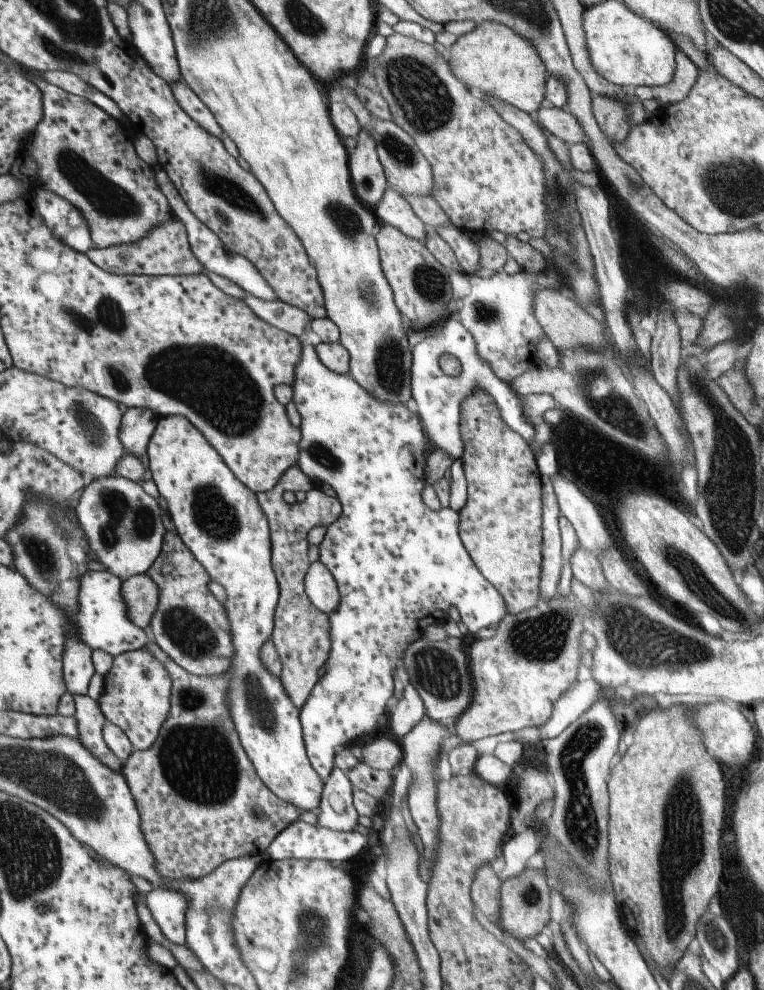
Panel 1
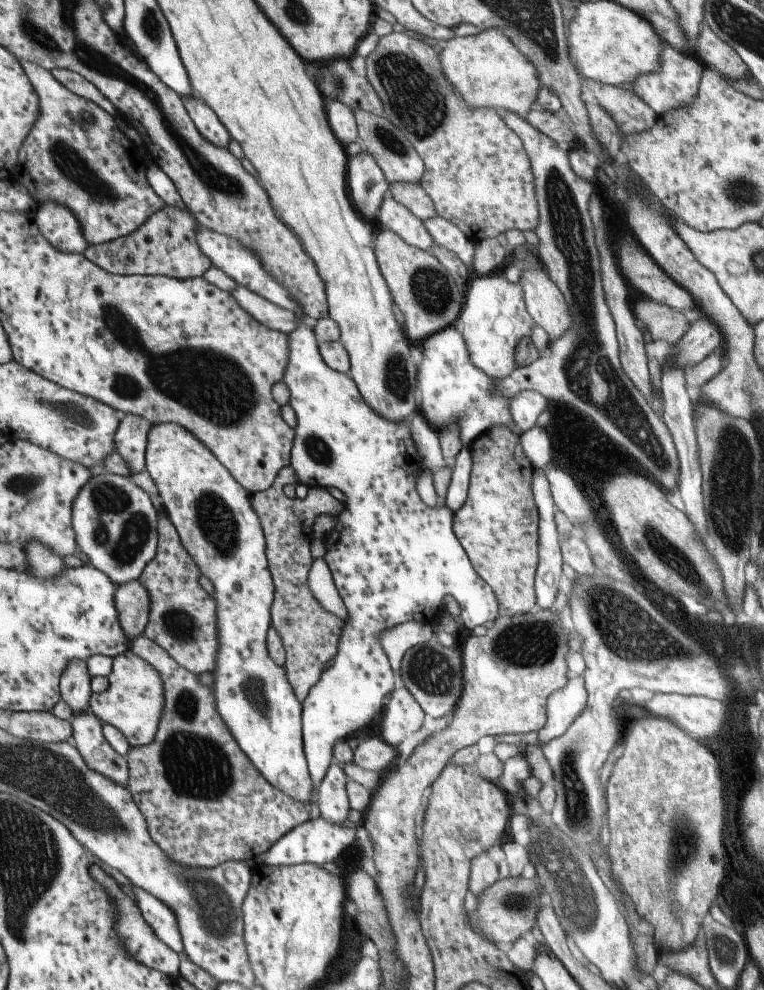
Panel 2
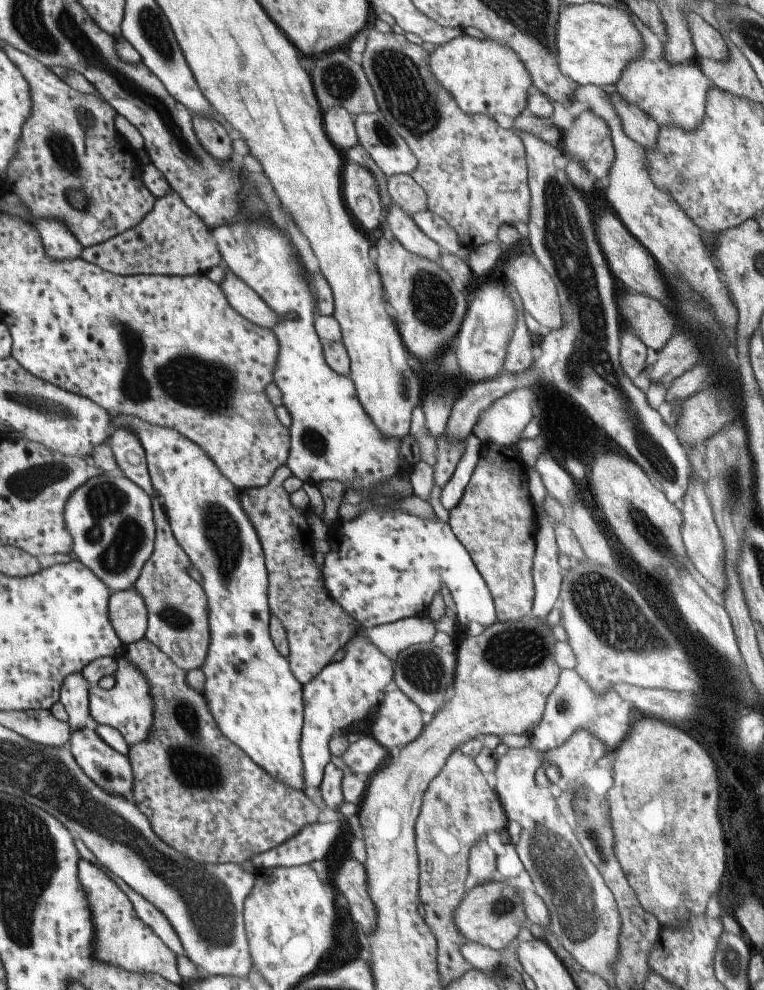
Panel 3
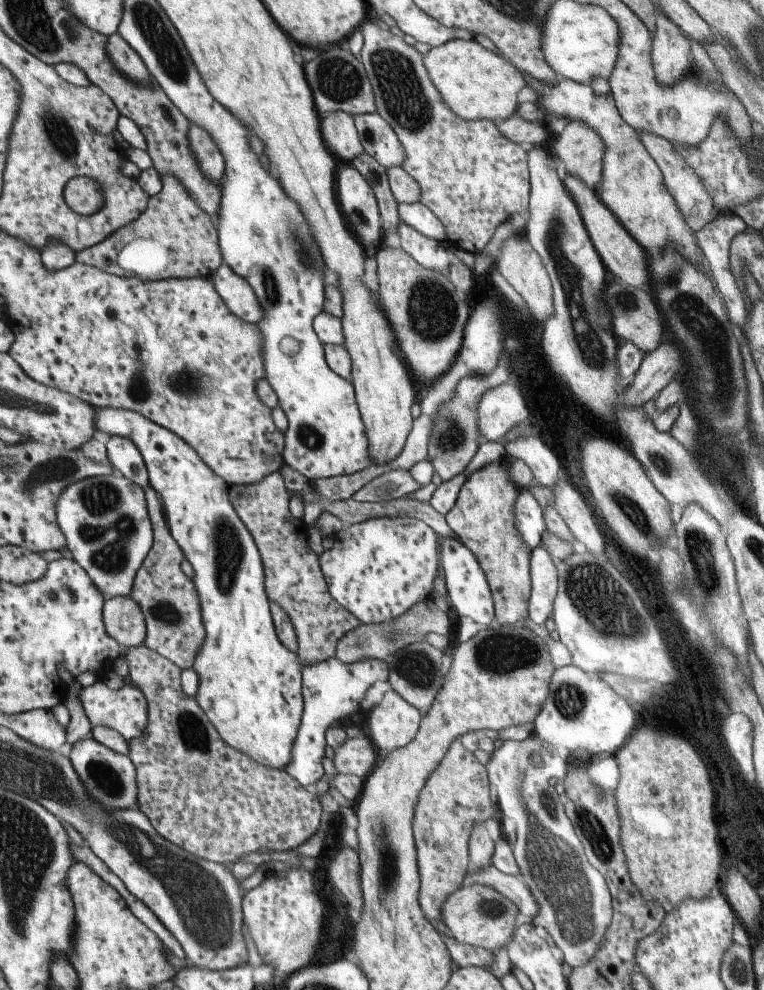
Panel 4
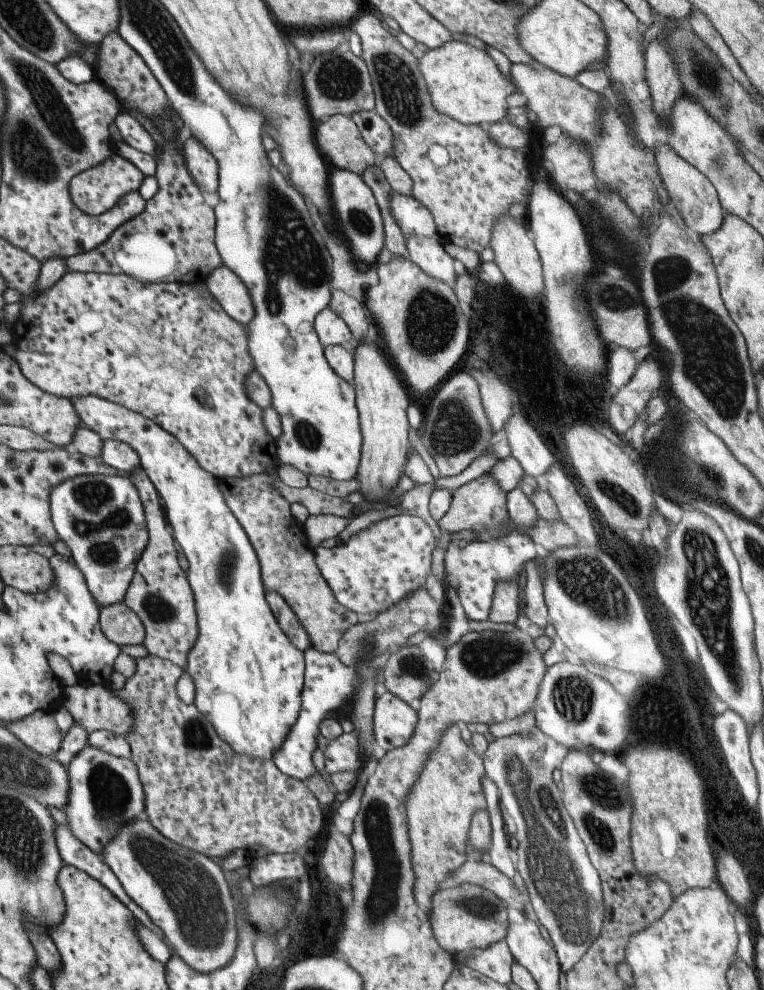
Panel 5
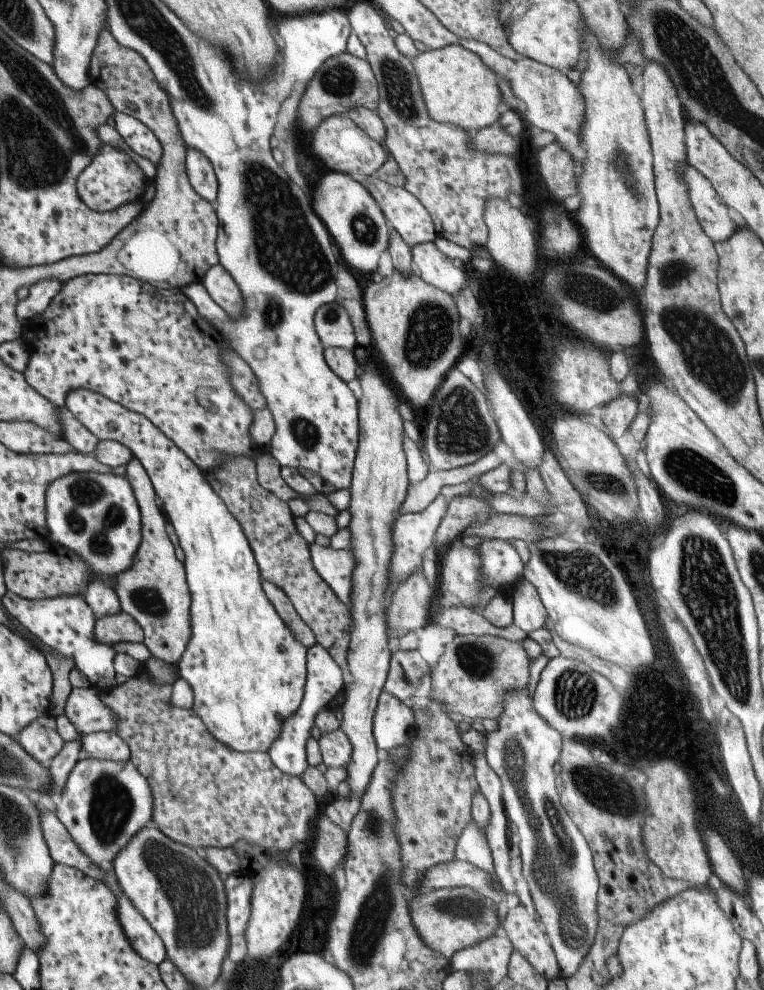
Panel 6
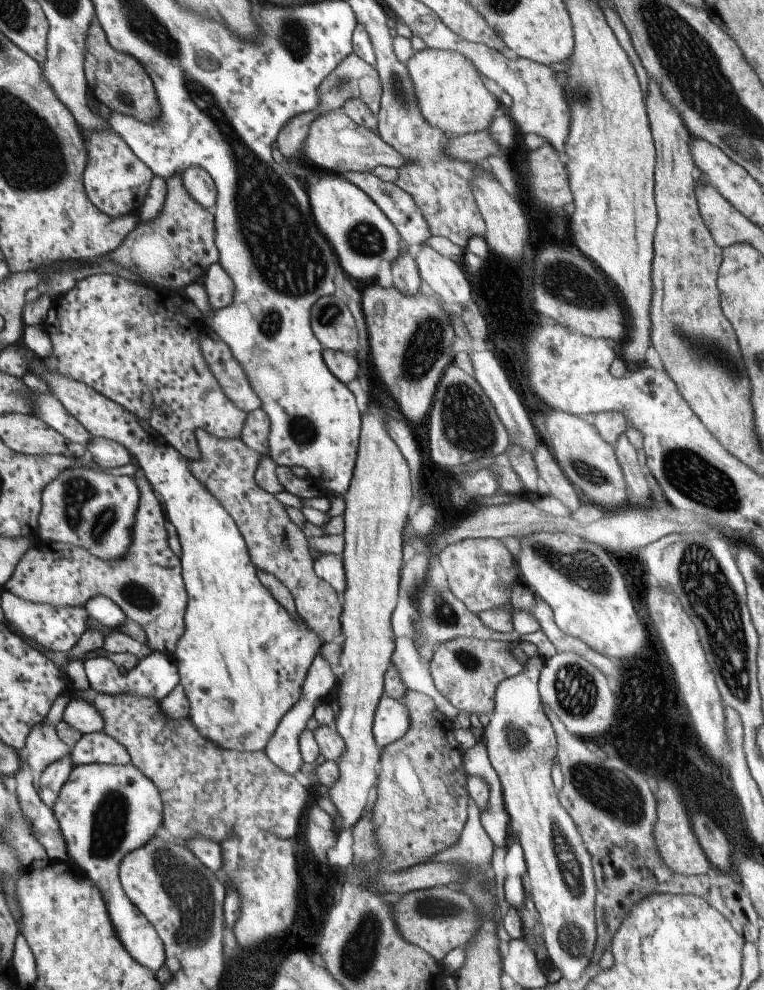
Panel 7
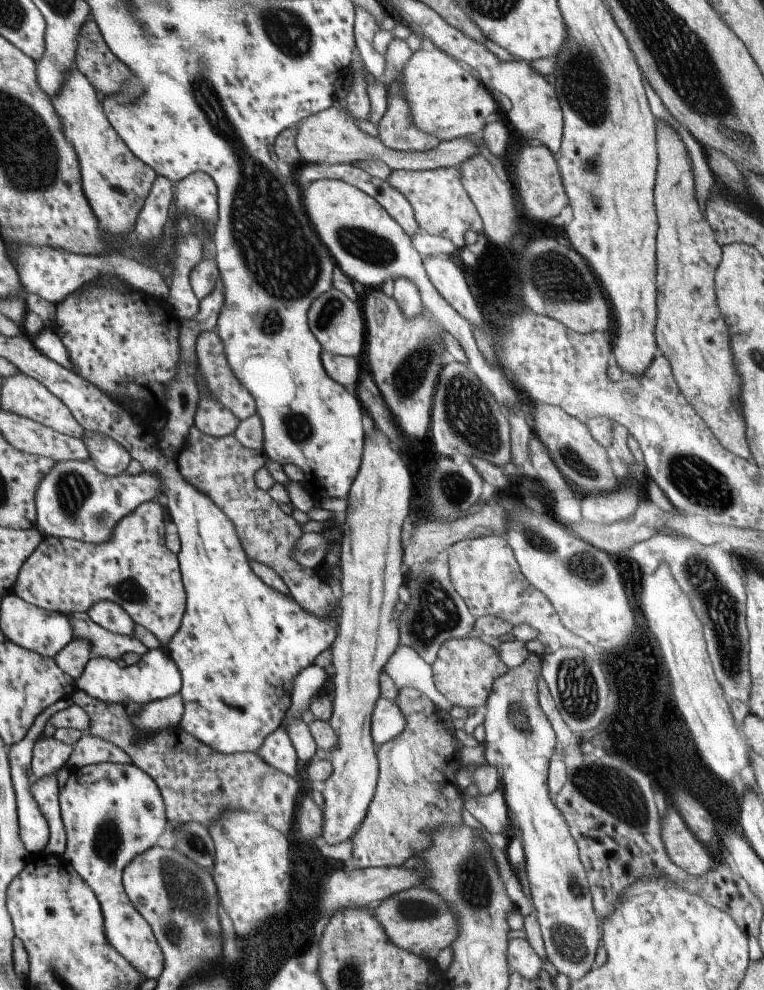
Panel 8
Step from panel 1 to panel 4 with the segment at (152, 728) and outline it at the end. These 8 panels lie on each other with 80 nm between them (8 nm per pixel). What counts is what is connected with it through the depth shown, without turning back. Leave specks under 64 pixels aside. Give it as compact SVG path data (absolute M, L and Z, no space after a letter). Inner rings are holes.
M129 677L123 678L124 685L116 690L109 689L102 681L85 687L80 693L84 707L94 727L108 726L120 732L129 740L139 739L148 728L149 706L146 694Z

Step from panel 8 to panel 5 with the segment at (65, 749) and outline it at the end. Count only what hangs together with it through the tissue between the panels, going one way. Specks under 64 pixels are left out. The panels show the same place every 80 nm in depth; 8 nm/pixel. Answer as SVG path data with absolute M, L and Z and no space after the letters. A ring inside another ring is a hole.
M38 710L25 718L4 724L27 746L45 756L55 756L64 742L64 732L57 724L55 711Z

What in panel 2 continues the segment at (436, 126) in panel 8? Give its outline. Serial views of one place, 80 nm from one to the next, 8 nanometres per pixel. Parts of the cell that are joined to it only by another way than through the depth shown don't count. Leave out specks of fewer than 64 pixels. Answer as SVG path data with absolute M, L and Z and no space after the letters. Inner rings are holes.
M495 27L475 35L451 37L443 44L438 59L445 78L470 107L511 111L524 117L541 87L536 66Z

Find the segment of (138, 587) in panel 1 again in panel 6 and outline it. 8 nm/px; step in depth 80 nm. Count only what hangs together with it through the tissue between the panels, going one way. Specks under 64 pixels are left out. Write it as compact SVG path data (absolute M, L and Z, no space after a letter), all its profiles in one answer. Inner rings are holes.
M123 610L114 615L97 618L96 639L102 643L117 645L121 643L143 643L144 627L128 612Z

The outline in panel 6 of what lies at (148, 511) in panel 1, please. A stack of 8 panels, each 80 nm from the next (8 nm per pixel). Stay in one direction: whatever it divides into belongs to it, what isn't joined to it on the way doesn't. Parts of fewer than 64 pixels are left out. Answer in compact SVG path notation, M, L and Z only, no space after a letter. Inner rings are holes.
M71 473L52 482L47 494L49 542L57 543L61 550L76 552L92 571L92 581L84 592L98 617L114 615L122 610L116 579L133 568L140 546L144 542L143 516L136 491L126 475L117 473Z

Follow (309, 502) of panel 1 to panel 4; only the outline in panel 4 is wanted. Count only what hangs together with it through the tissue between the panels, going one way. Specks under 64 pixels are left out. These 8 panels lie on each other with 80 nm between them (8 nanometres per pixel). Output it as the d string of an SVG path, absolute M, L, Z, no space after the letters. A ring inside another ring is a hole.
M279 470L277 474L271 474L270 477L264 478L255 485L229 486L232 502L260 548L267 574L267 591L271 600L274 625L281 642L289 650L298 654L302 668L335 657L340 641L361 622L330 593L320 558L307 543L309 540L308 523L304 519L294 518L289 510L291 492L286 487L284 474Z

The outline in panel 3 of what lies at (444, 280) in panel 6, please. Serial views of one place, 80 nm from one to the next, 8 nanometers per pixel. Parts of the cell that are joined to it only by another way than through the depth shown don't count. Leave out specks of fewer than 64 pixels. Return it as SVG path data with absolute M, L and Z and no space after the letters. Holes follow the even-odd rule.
M391 202L385 211L385 220L393 233L393 239L398 240L405 250L437 262L441 248L418 229L410 213Z

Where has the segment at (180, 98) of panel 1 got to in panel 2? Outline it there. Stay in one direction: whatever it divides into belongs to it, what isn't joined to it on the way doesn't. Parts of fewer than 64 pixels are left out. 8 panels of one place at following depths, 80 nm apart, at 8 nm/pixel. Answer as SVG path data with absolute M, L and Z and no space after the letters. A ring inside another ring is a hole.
M185 97L185 108L206 139L220 147L229 146L232 136L217 113L199 97Z

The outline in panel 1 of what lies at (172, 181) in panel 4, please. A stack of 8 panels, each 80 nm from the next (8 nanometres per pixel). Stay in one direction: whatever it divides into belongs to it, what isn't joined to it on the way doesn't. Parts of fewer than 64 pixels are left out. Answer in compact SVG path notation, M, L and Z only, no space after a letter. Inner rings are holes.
M179 218L155 227L143 240L106 249L94 246L86 252L97 266L116 275L194 275L205 272L202 262L191 250L186 224Z

